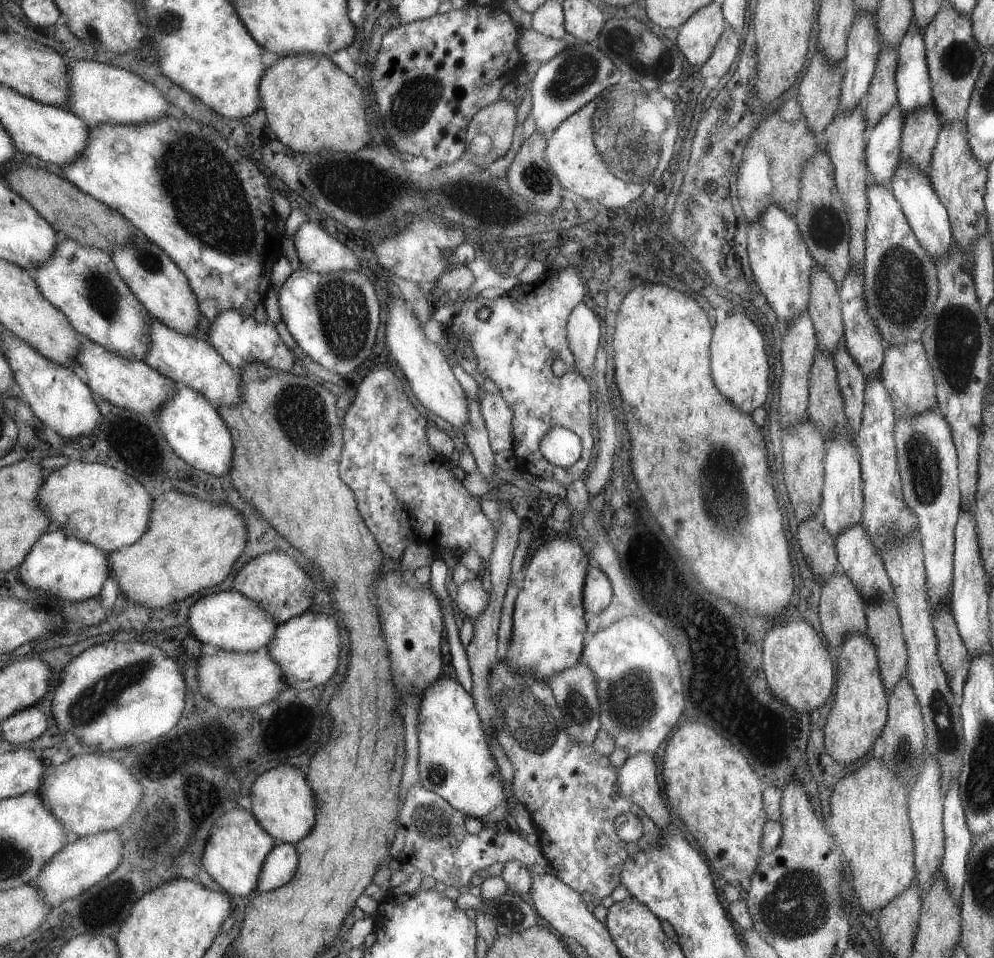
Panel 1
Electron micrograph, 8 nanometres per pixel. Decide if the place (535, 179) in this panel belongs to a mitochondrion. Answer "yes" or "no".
yes

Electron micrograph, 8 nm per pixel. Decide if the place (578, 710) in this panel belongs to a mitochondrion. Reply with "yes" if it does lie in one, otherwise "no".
yes

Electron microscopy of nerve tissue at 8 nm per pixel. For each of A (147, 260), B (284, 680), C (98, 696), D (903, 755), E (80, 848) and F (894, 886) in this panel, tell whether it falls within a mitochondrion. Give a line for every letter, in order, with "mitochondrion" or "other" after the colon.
A: mitochondrion
B: other
C: mitochondrion
D: mitochondrion
E: other
F: other

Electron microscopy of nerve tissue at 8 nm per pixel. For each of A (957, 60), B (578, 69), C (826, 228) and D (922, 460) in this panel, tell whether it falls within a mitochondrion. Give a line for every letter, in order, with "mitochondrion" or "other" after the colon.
A: mitochondrion
B: mitochondrion
C: mitochondrion
D: mitochondrion

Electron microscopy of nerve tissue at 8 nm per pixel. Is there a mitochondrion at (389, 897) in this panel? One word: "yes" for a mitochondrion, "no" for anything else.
no

